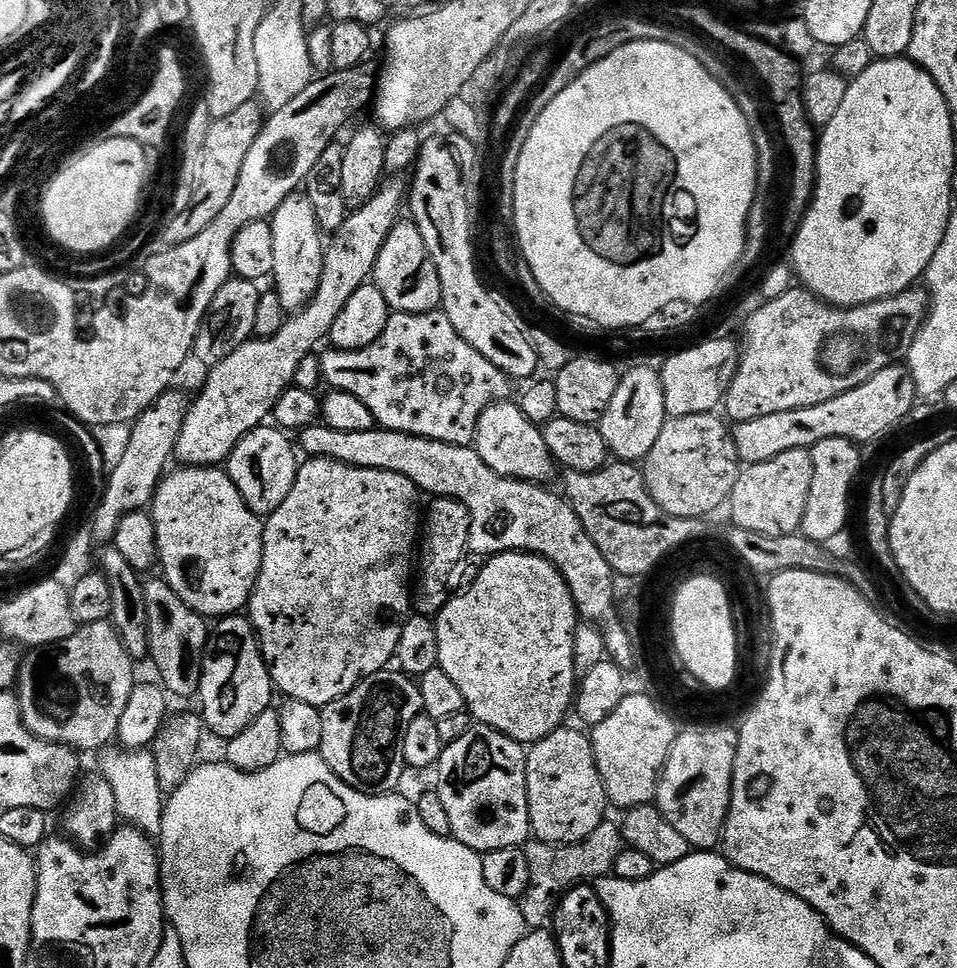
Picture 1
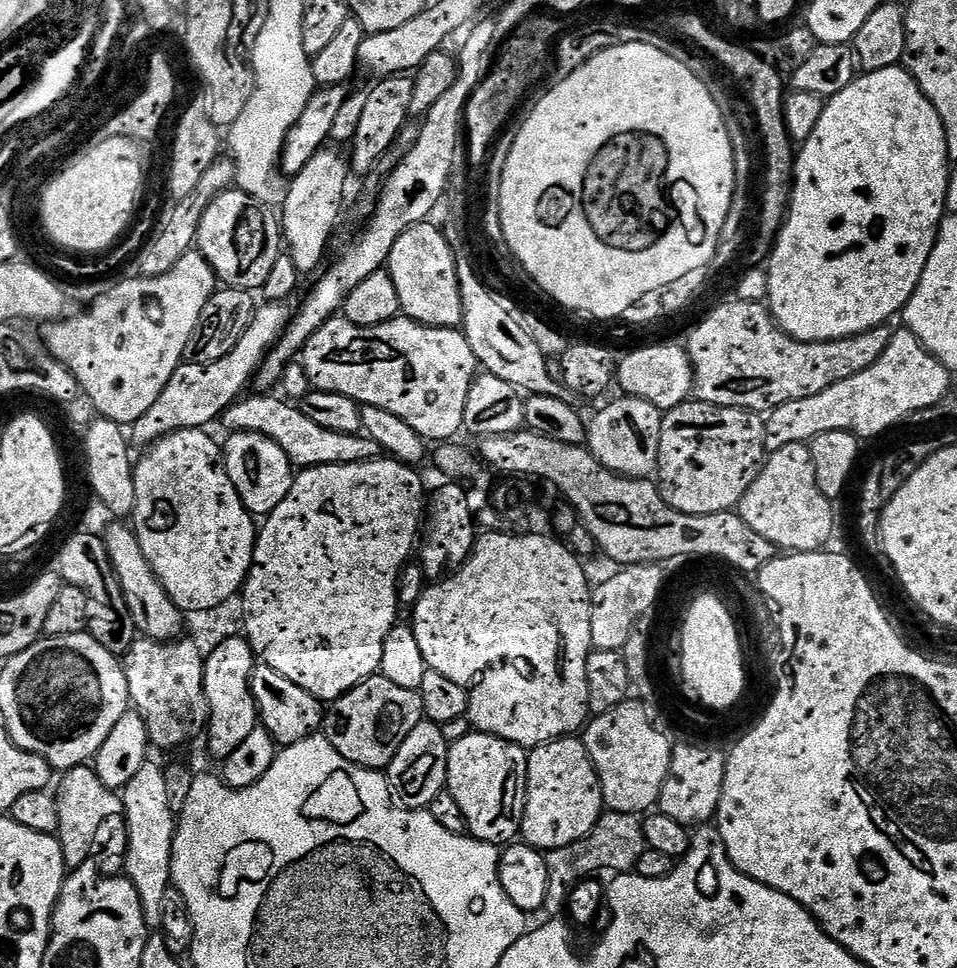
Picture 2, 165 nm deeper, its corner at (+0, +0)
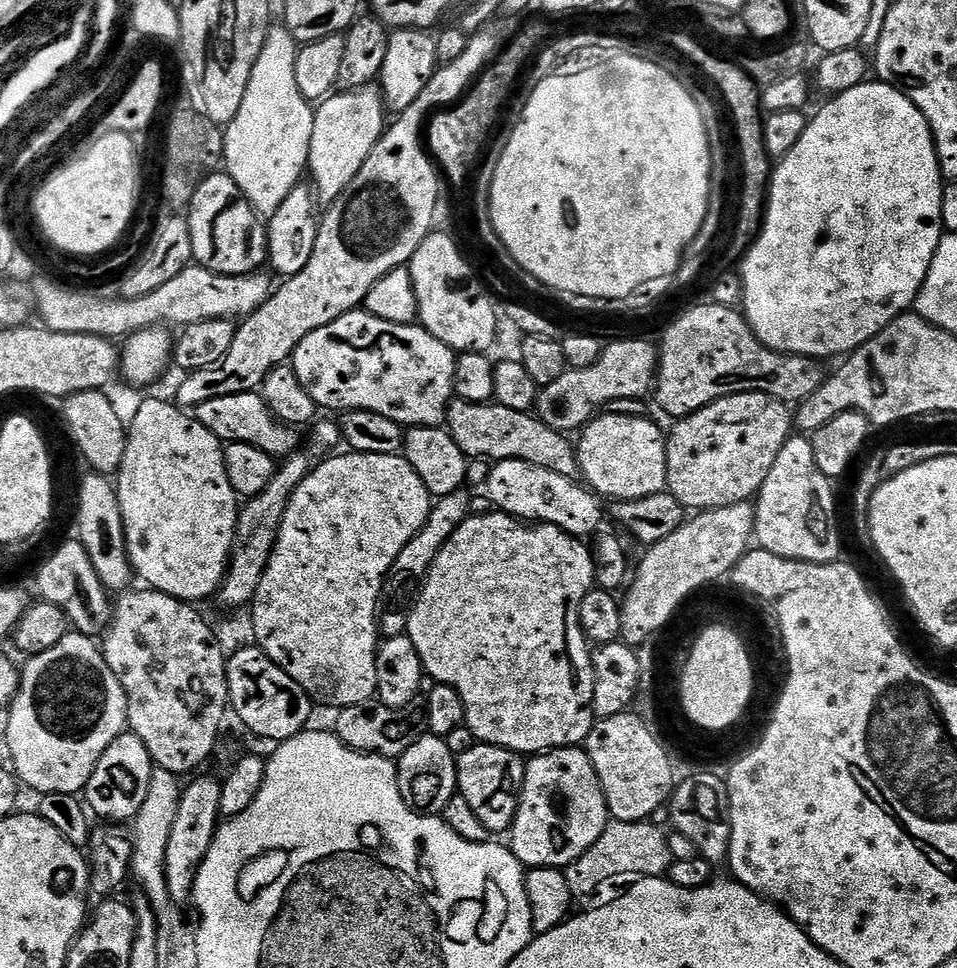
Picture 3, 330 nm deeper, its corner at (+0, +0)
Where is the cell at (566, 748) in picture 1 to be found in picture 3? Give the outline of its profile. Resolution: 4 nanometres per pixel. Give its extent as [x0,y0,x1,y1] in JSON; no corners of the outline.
[510,747,608,870]

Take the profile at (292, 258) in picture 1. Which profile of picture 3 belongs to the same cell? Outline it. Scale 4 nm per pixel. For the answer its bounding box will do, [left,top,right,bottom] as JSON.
[307,86,386,201]

